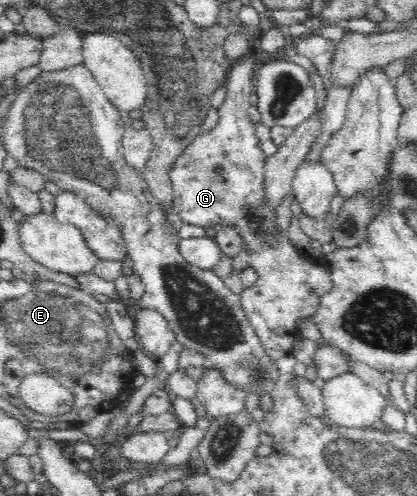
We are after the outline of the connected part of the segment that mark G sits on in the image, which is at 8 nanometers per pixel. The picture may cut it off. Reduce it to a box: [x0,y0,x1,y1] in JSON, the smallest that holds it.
[168,51,333,360]

